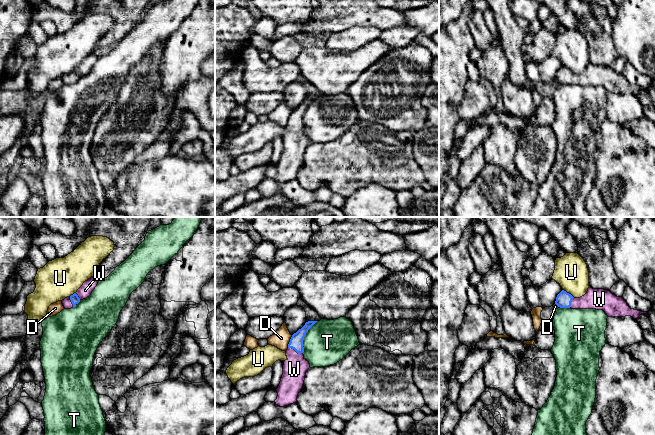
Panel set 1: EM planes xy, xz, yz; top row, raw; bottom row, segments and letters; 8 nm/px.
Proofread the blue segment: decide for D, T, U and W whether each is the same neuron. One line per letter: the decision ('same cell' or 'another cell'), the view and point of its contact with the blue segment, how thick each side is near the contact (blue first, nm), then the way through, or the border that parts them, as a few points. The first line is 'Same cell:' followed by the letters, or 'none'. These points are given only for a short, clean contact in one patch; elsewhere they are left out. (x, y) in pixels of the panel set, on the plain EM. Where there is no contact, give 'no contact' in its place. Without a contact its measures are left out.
Same cell: W
D: another cell | xz (290, 117) | 110/140 nm | along xz (292, 111), (287, 123)
T: another cell | xz (304, 112) | 110/360 nm | along xz (317, 97), (304, 113), (302, 128)
U: another cell | yz (568, 69) | 130/260 nm
W: same cell | xz (295, 126) | 110/190 nm | across xz (296, 118), (295, 126), (294, 145)

